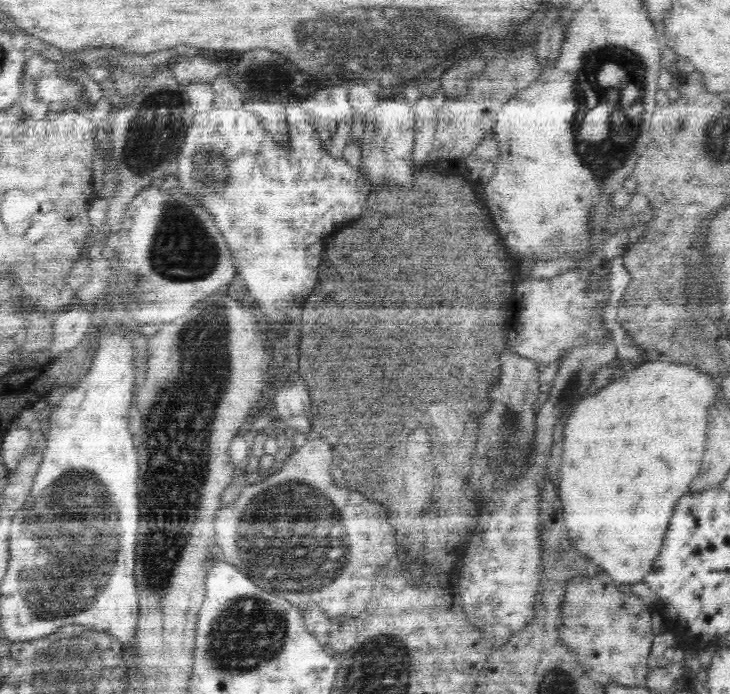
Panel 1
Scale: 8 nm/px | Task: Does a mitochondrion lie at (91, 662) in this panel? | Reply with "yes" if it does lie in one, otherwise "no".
yes

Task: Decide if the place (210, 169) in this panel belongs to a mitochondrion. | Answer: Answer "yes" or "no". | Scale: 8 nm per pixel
yes

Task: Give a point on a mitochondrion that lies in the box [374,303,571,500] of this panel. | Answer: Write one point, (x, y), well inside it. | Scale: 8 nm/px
(510, 448)

